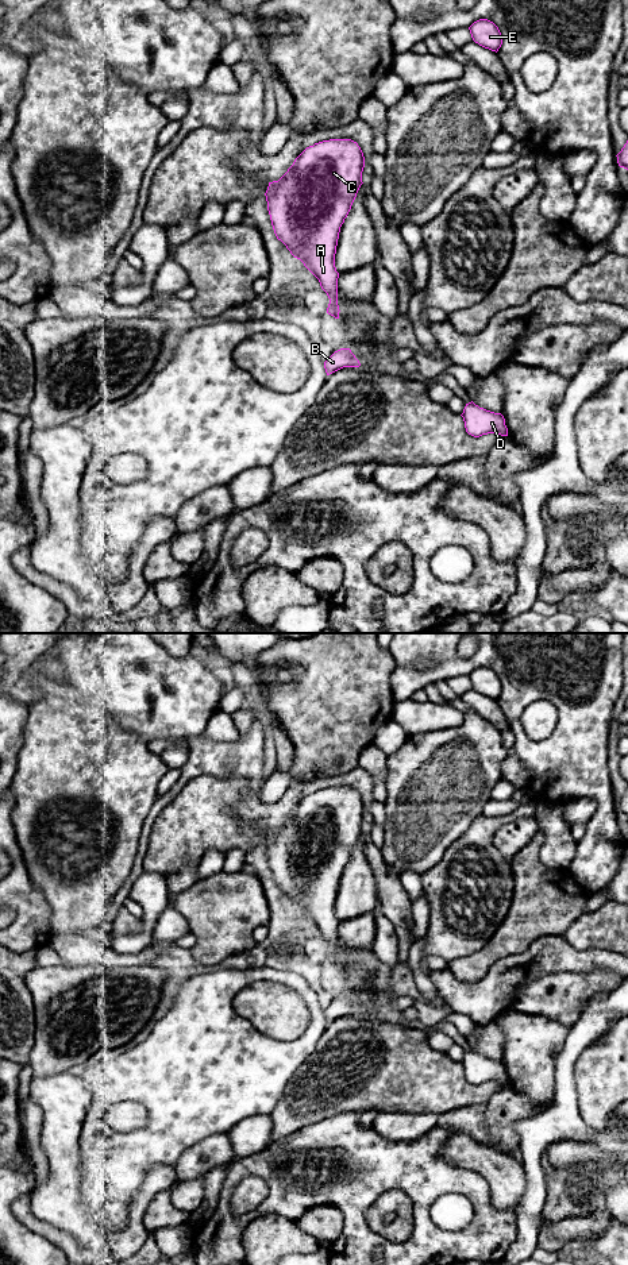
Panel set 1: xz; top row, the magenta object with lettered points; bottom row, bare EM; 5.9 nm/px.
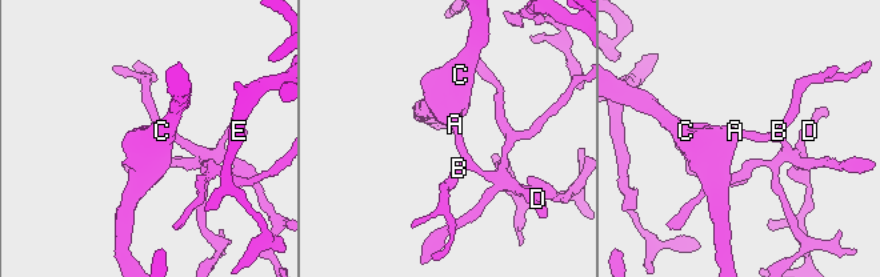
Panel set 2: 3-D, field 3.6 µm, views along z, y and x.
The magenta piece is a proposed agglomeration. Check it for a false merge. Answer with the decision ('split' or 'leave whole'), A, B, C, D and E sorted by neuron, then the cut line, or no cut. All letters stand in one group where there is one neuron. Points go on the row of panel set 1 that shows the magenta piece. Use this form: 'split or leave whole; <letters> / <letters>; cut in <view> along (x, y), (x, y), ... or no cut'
leave whole; A B C D E; no cut

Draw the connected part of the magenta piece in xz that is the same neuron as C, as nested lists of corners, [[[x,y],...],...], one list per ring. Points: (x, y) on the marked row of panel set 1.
[[[330,139],[307,147],[265,193],[271,225],[278,240],[319,279],[330,304],[327,313],[339,319],[335,254],[340,227],[347,217],[362,182],[365,157],[351,139]]]

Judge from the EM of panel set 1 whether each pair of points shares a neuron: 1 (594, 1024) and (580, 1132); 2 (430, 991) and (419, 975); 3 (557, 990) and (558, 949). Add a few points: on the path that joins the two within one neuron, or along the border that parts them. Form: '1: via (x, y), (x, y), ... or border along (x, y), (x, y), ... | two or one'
1: via (571, 1051), (566, 1059), (566, 1105) | one
2: via (426, 987), (422, 979) | one
3: border along (589, 972), (546, 972), (527, 984) | two

